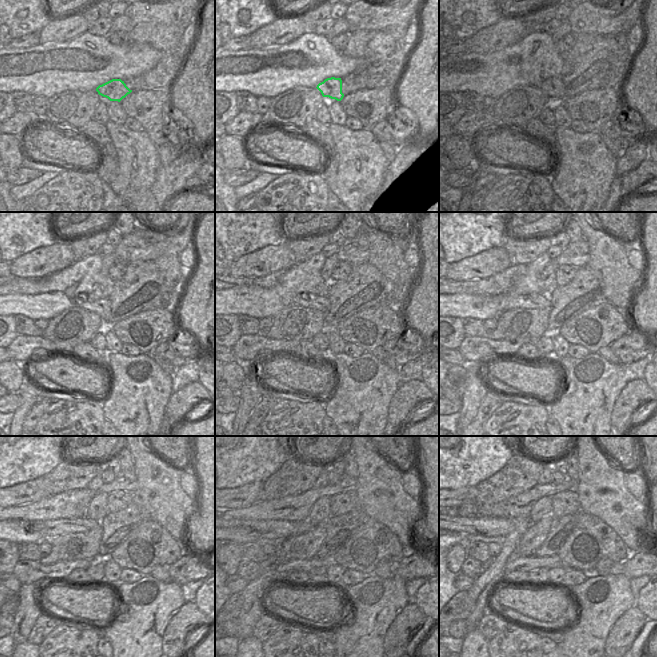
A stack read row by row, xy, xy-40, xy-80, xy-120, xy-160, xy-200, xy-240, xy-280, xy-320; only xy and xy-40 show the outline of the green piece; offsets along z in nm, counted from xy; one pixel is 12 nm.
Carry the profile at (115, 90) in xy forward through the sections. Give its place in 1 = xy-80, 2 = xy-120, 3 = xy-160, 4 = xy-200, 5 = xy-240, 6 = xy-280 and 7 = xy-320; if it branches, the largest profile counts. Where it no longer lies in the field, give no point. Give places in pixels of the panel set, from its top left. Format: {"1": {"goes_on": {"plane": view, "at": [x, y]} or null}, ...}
{"1": {"goes_on": {"plane": "xy-80", "at": [553, 87]}}, "2": {"goes_on": {"plane": "xy-120", "at": [102, 306]}}, "3": {"goes_on": {"plane": "xy-160", "at": [315, 302]}}, "4": {"goes_on": {"plane": "xy-200", "at": [530, 301]}}, "5": {"goes_on": {"plane": "xy-240", "at": [53, 528]}}, "6": {"goes_on": {"plane": "xy-280", "at": [276, 528]}}, "7": {"goes_on": {"plane": "xy-320", "at": [490, 526]}}}

